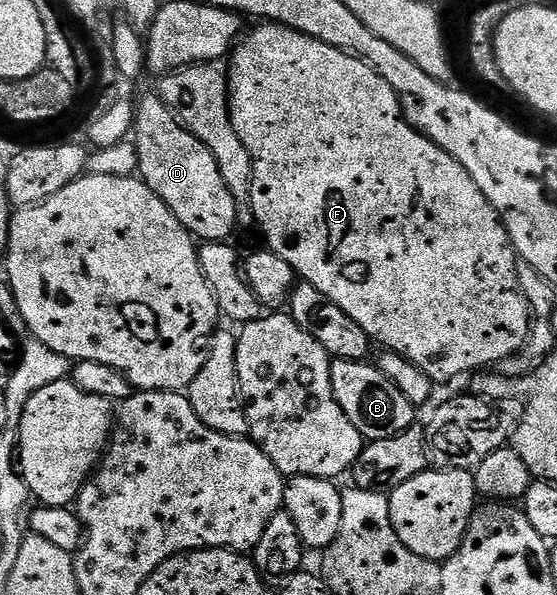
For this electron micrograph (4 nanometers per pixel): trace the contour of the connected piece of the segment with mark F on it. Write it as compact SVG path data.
M264 21L256 30L248 29L235 43L230 55L231 67L226 67L227 107L237 132L239 142L251 157L251 217L263 233L266 249L273 251L285 264L293 267L302 281L313 284L341 312L353 316L361 328L371 337L372 343L379 342L384 351L400 354L431 378L435 384L451 382L462 374L474 375L484 368L494 367L506 358L512 358L523 349L530 334L532 313L525 296L519 290L517 255L507 235L498 210L485 200L481 188L473 184L473 176L449 156L433 140L412 128L403 116L403 109L397 100L397 92L385 84L381 75L367 62L346 54L313 36L305 36L278 22Z

